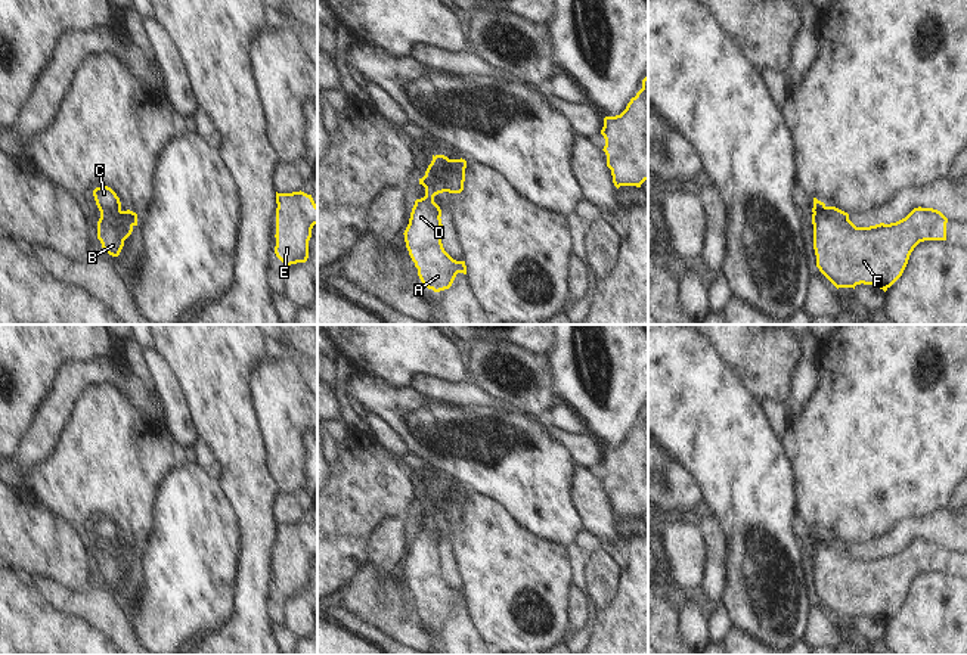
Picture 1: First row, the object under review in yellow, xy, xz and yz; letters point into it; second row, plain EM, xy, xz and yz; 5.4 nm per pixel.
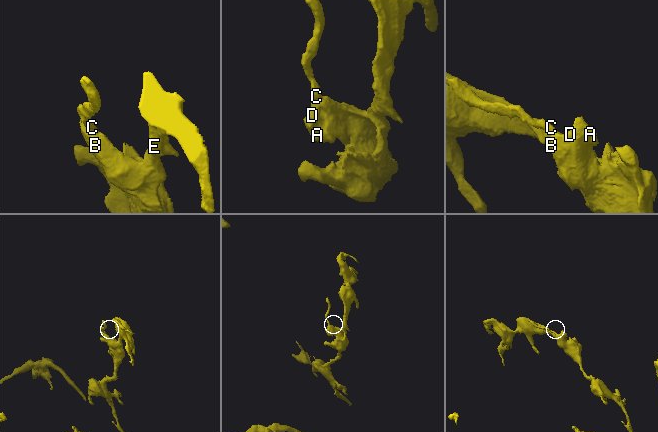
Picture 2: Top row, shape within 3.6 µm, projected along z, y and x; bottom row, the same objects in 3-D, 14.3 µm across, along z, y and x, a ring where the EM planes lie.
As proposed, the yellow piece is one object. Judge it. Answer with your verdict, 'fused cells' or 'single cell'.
fused cells

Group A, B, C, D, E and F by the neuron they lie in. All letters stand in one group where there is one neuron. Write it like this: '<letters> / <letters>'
A B D E F / C

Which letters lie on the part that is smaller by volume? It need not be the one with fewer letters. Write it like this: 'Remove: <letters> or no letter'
Remove: C.

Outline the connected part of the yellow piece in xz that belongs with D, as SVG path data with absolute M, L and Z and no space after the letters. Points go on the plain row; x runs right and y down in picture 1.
M436 490L428 496L425 506L419 509L419 515L425 518L425 527L415 531L410 543L409 555L405 561L405 572L421 612L434 623L449 620L458 603L467 605L465 592L453 590L443 578L441 574L441 540L434 533L434 527L443 522L461 524L465 512L465 490L449 490L444 496Z

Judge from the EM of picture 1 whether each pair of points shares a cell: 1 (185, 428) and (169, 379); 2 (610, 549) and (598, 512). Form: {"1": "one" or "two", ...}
{"1": "one", "2": "two"}

